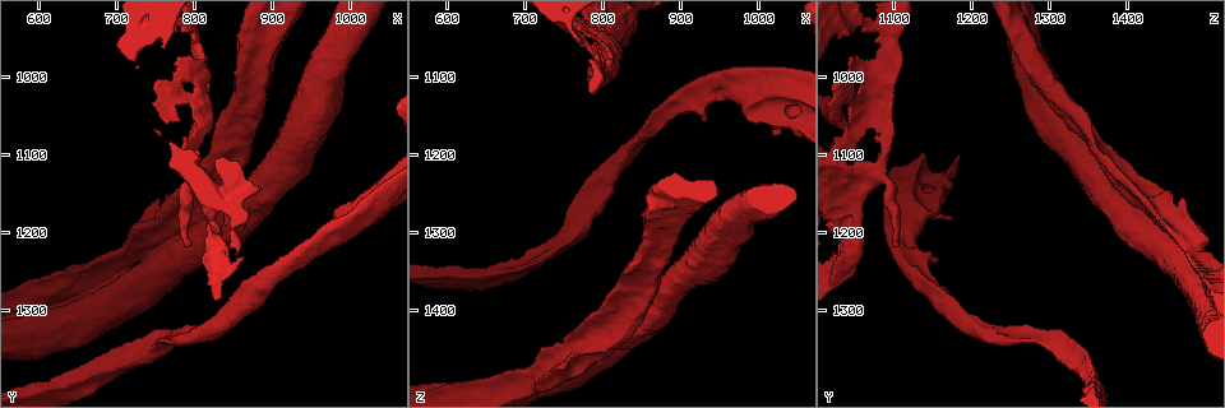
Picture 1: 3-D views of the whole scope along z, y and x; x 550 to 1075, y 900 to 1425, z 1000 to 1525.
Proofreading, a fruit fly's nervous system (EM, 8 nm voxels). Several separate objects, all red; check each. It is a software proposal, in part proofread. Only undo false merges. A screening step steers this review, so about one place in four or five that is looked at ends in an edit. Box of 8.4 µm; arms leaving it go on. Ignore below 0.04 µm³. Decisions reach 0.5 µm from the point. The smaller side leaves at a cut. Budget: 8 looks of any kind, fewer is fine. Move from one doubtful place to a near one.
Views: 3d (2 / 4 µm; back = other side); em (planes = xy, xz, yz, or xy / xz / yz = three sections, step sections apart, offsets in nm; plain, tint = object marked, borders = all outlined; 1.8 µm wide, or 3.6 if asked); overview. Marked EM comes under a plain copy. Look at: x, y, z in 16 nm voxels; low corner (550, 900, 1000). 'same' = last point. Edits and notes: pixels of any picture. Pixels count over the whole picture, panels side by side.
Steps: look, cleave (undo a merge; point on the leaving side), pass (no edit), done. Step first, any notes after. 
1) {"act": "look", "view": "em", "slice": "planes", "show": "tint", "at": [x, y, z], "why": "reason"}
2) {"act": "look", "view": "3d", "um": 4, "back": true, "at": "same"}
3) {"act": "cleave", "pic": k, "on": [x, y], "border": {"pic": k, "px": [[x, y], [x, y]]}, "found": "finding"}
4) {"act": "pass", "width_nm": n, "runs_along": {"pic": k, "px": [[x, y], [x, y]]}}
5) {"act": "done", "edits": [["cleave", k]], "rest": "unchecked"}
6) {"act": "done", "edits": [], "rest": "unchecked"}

{"act": "look", "view": "em", "um": 3.6, "slice": "planes", "show": "tint", "at": [980, 1200, 1110], "why": "thick turns thin"}

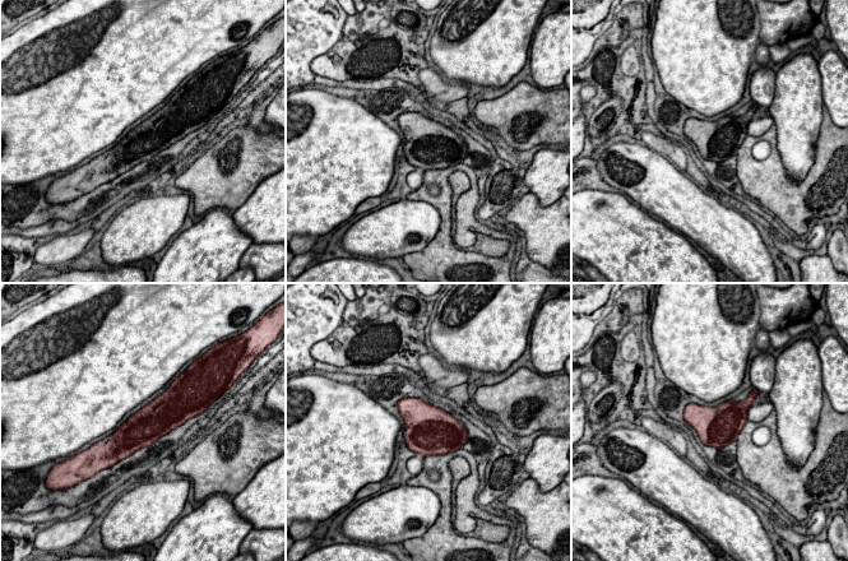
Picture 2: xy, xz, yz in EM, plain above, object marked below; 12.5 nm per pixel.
{"act": "pass", "found": "one neuron here"}

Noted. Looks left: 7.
{"act": "look", "view": "3d", "um": 2, "at": [885, 970, 1275], "why": "four or more arms meet"}

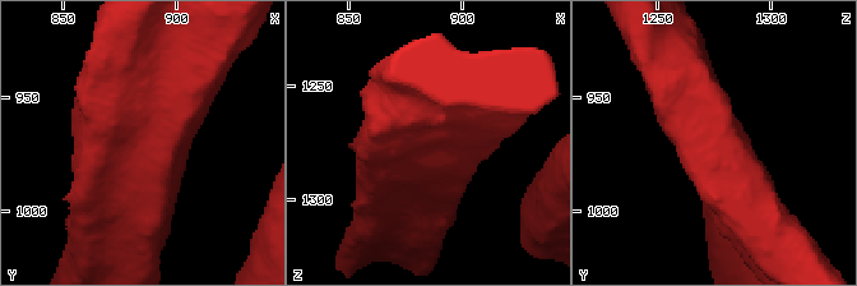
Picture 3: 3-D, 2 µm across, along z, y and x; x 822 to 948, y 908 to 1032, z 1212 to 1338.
{"act": "look", "view": "em", "slice": "planes", "show": "borders", "at": [884, 971, 1279]}

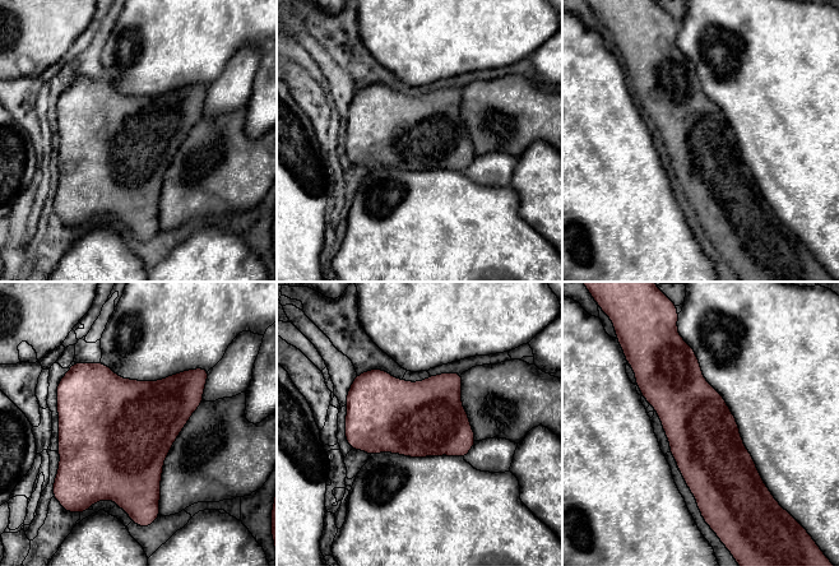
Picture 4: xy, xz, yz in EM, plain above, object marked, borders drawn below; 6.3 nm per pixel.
{"act": "pass", "width_nm": 440, "found": "one neuron here"}

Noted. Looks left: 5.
{"act": "look", "view": "3d", "um": 4, "back": true, "at": [770, 1335, 1270], "why": "touches itself"}

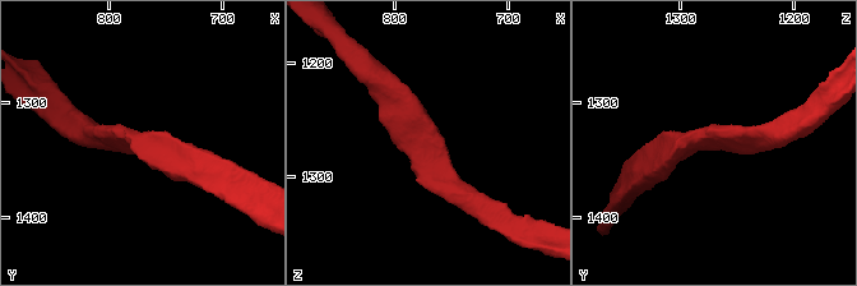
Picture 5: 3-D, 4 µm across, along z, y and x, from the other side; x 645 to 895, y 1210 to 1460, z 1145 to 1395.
{"act": "look", "view": "em", "slice": "xz", "step": 4, "show": "tint", "at": [766, 1338, 1270], "why": "shape alone is not enough"}

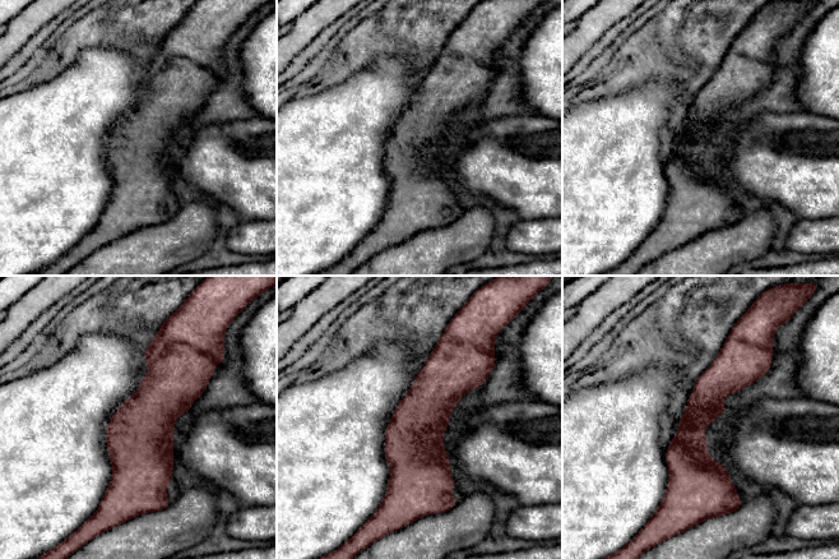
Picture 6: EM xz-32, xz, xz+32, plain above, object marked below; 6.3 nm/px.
{"act": "look", "view": "em", "slice": "planes", "show": "tint", "at": "same"}

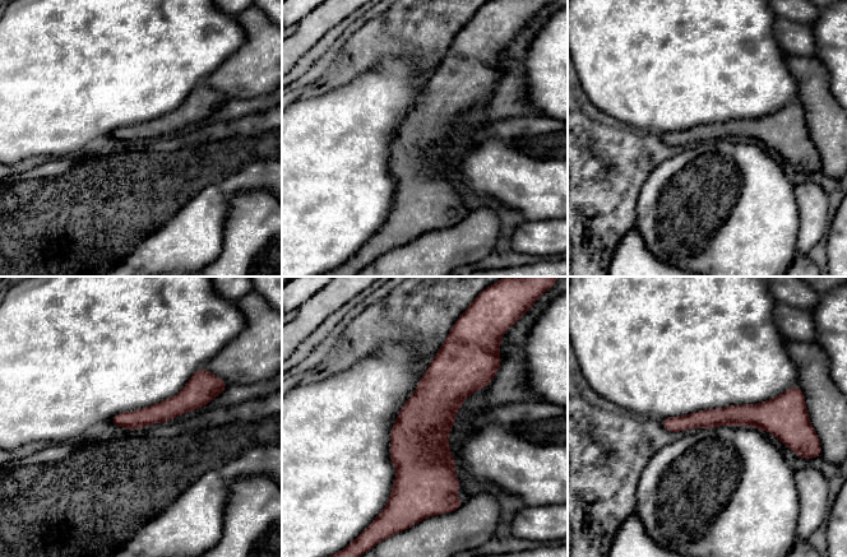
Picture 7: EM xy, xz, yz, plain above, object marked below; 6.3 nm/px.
{"act": "pass", "runs_along": {"pic": 7, "px": [[448, 347], [419, 496]]}, "found": "one neuron here"}

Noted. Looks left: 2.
{"act": "done", "edits": [], "rest": "unchecked"}

